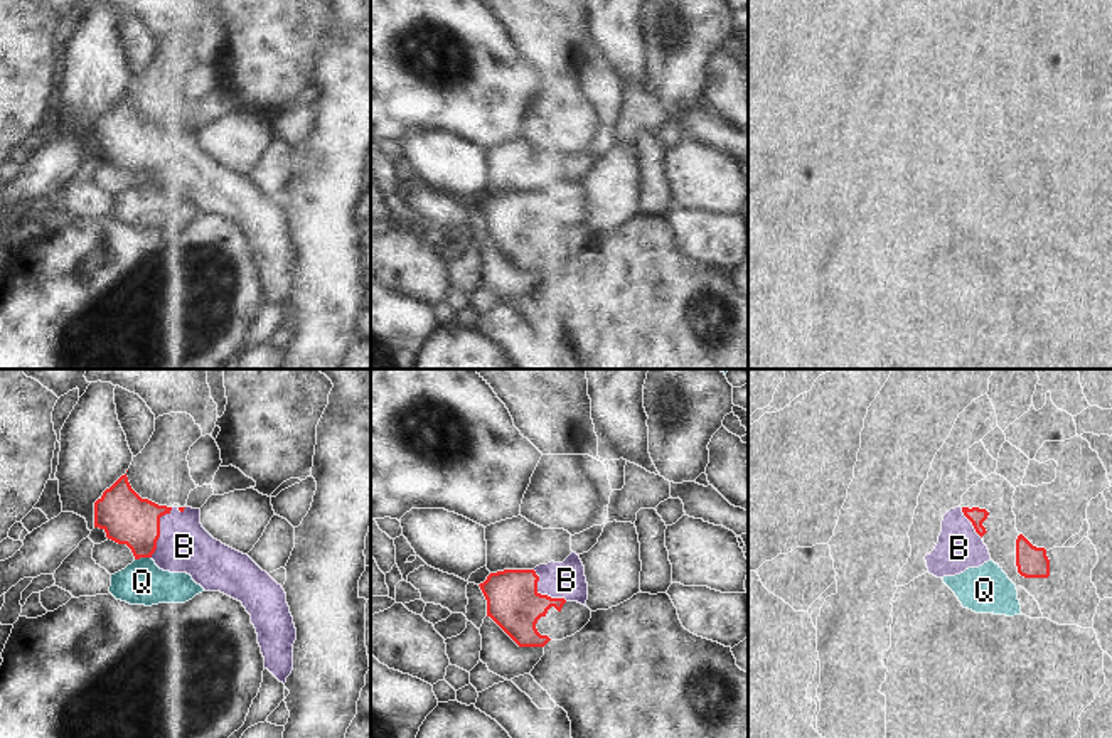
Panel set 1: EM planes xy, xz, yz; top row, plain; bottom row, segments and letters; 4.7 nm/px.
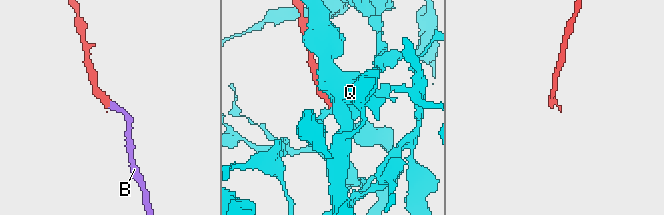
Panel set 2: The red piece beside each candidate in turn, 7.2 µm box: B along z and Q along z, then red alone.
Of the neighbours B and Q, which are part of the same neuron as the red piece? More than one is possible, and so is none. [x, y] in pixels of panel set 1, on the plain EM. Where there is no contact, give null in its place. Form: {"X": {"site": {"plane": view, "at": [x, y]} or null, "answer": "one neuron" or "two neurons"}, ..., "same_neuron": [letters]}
{"B": {"site": {"plane": "xy", "at": [159, 154]}, "answer": "one neuron"}, "Q": {"site": {"plane": "xy", "at": [142, 179]}, "answer": "two neurons"}, "same_neuron": ["B"]}

